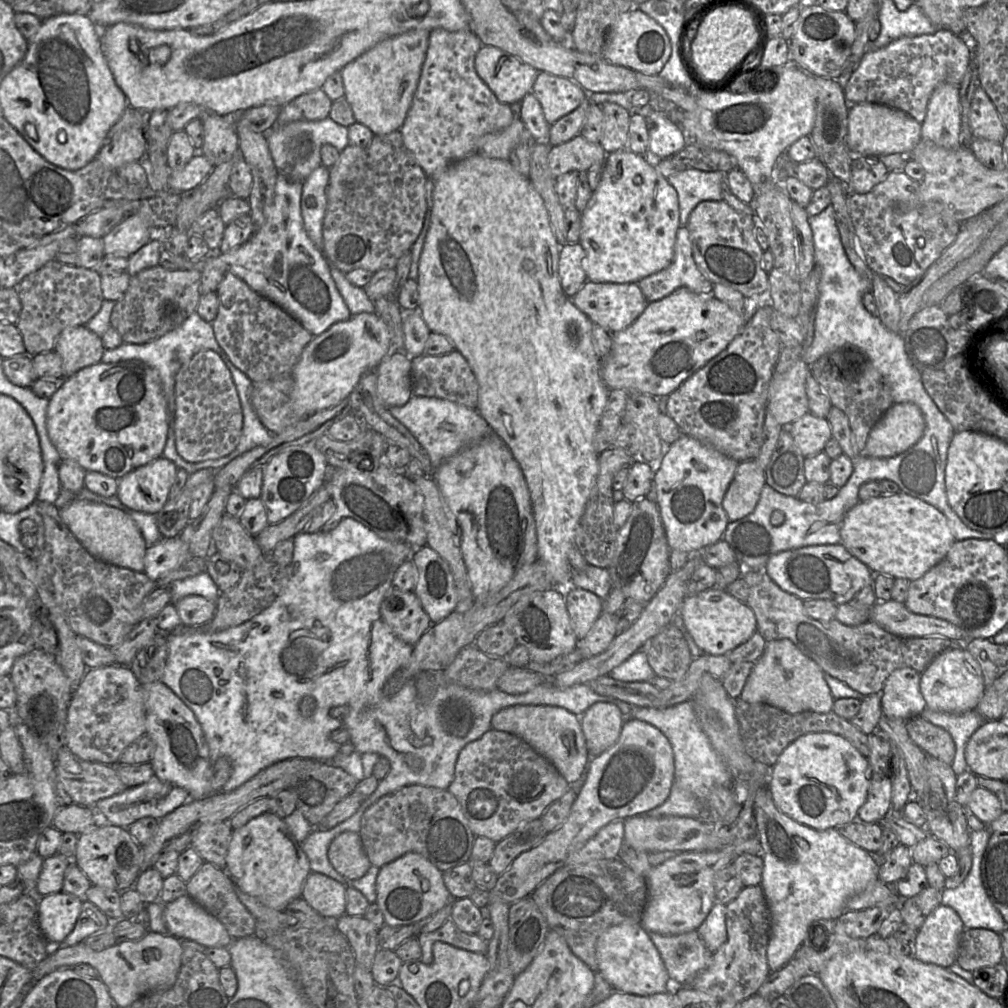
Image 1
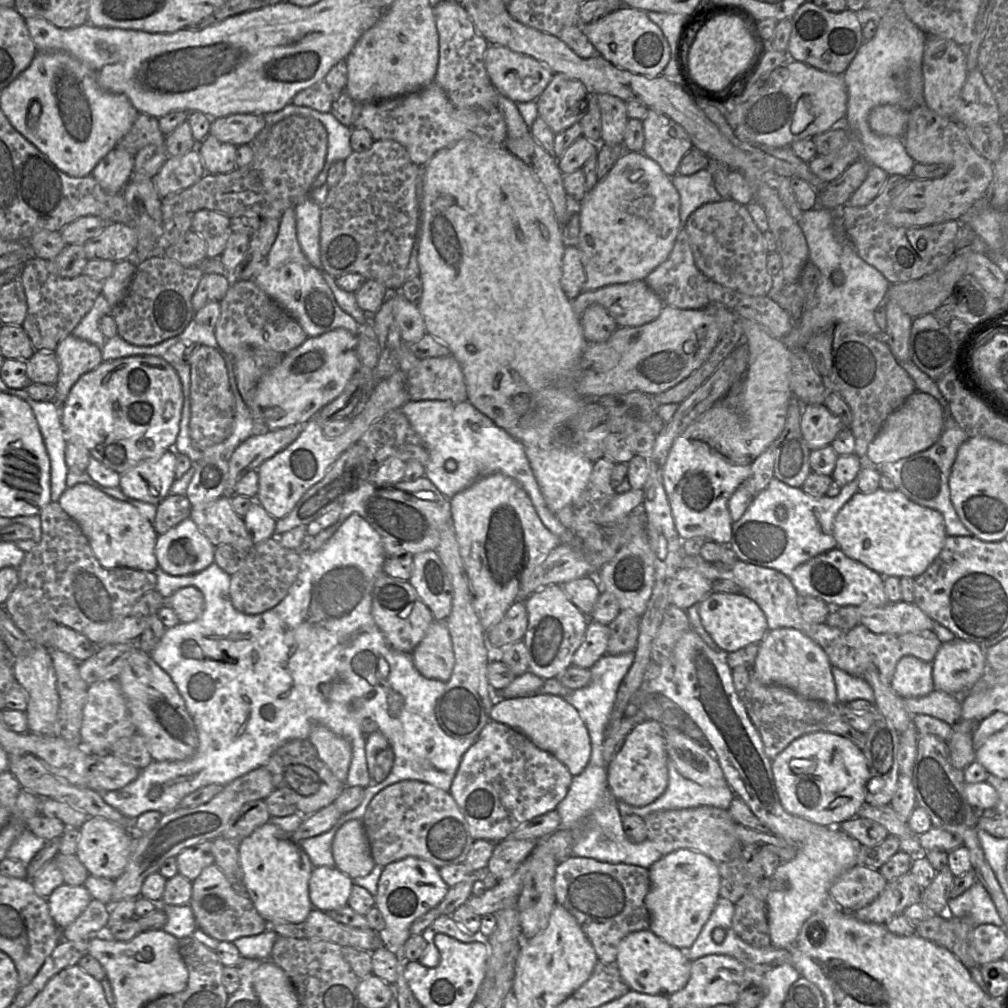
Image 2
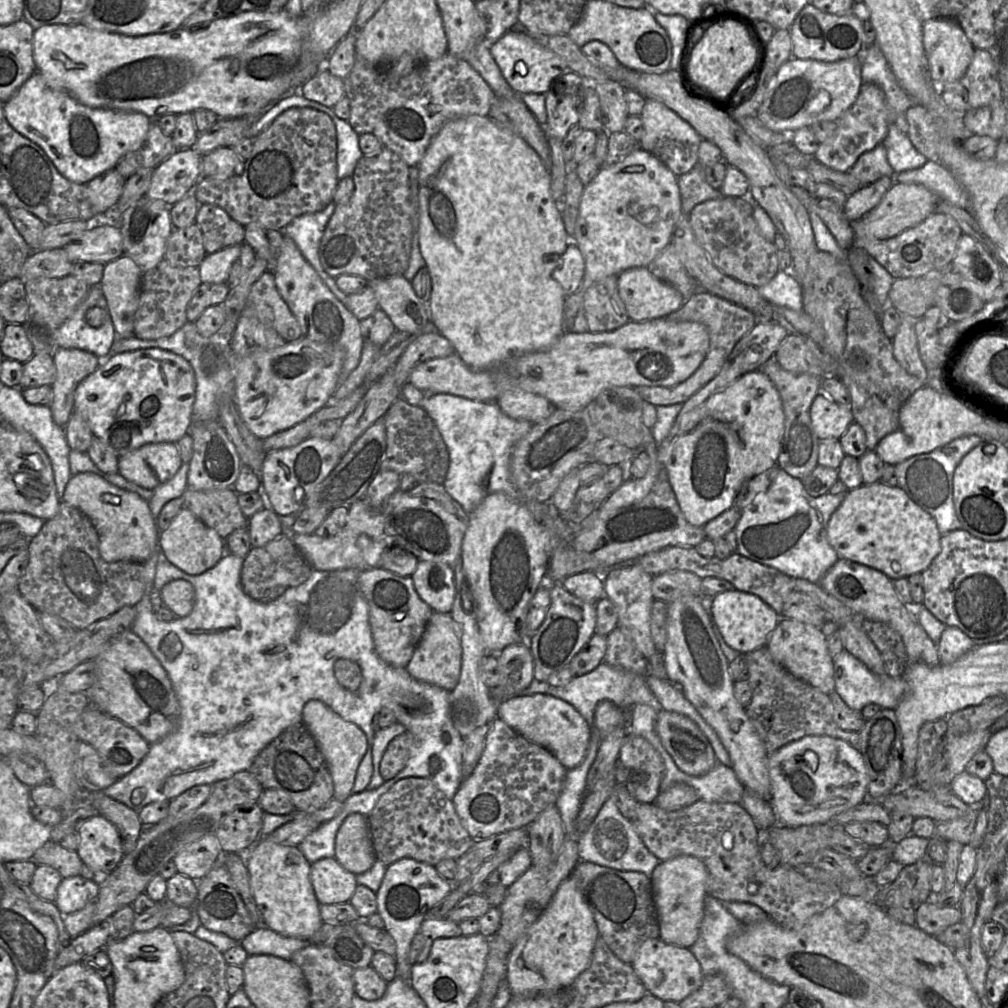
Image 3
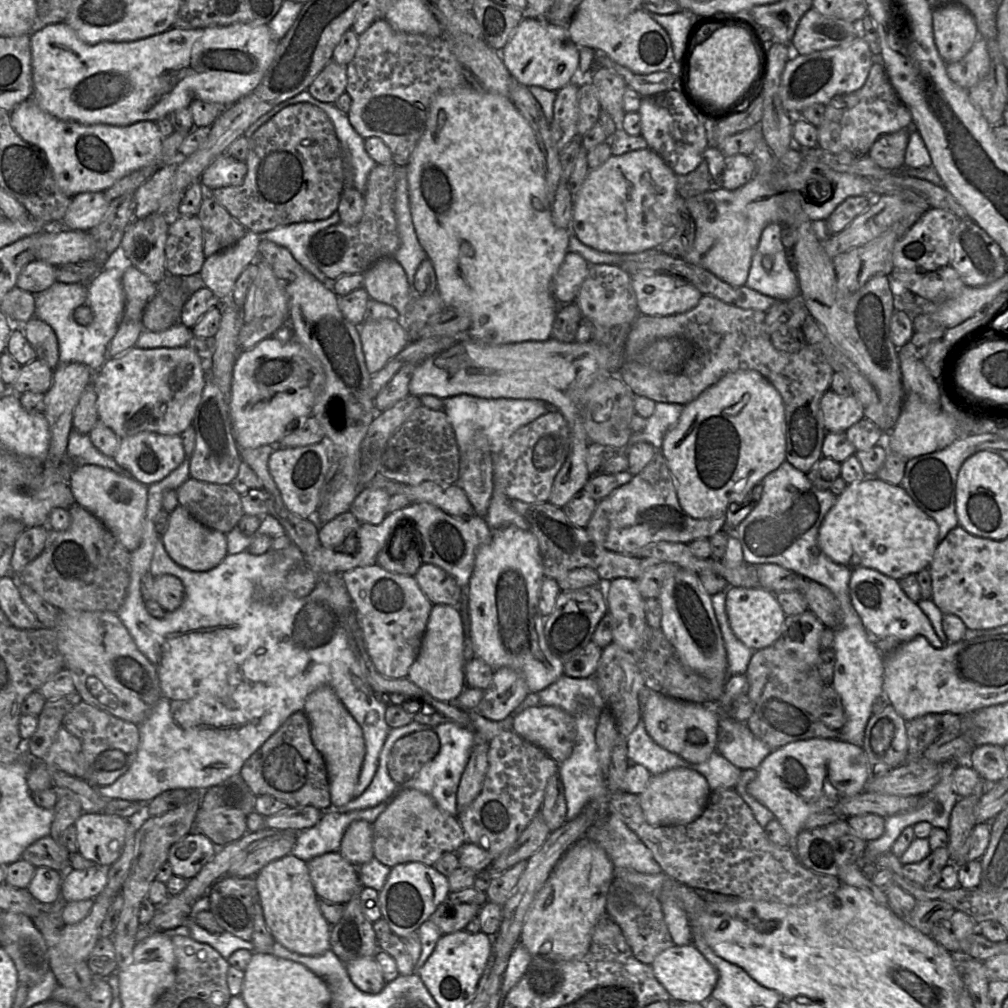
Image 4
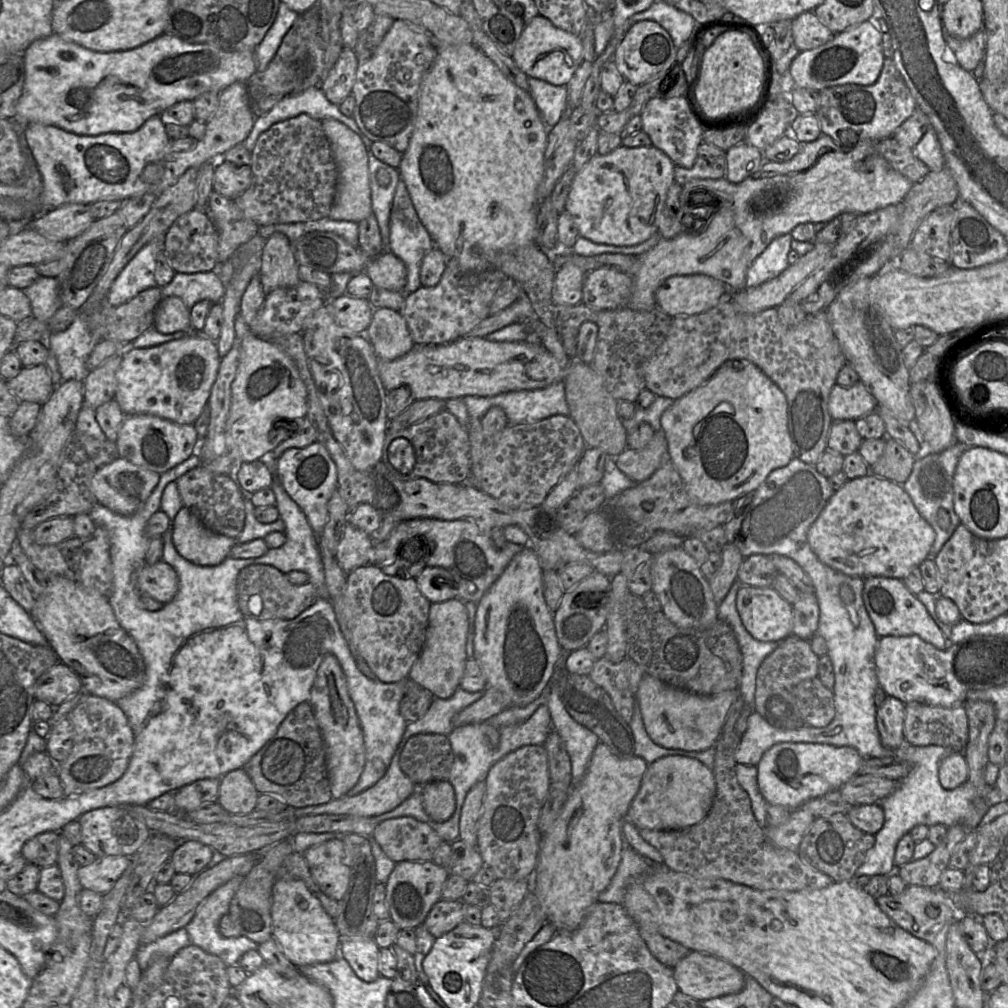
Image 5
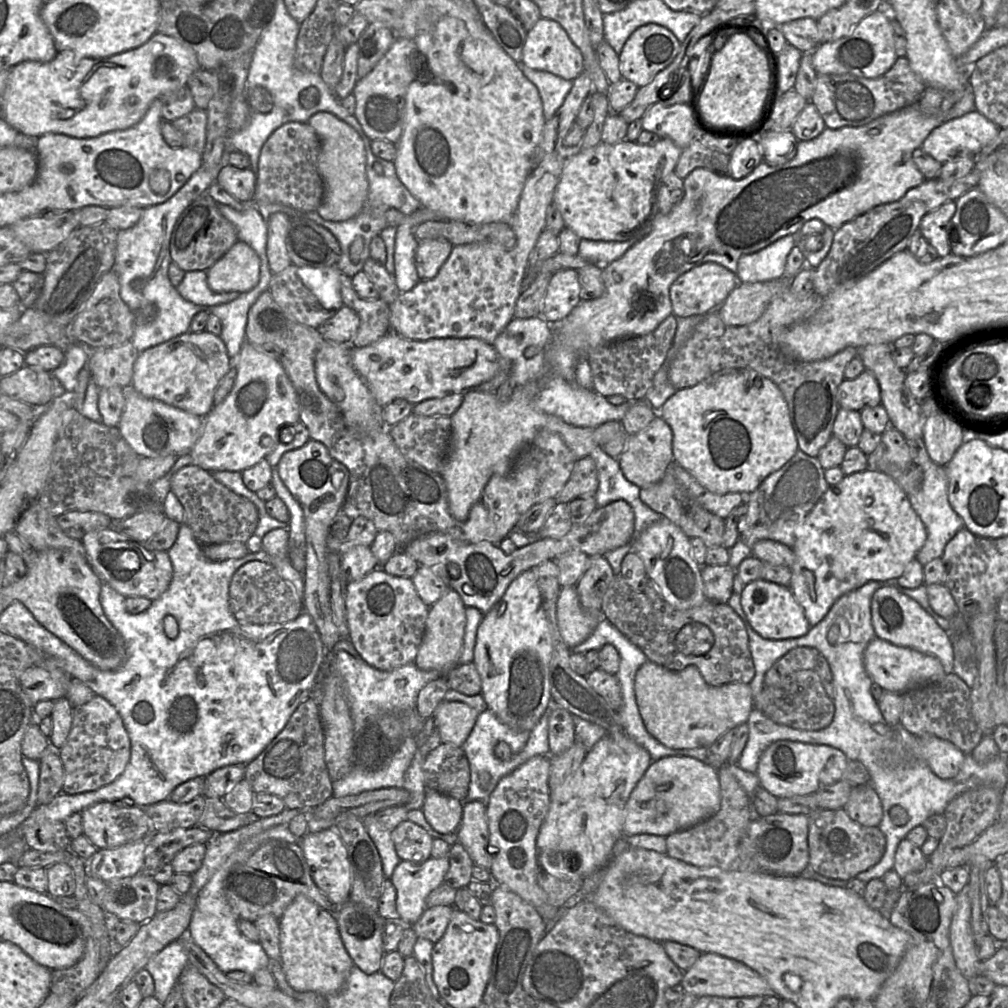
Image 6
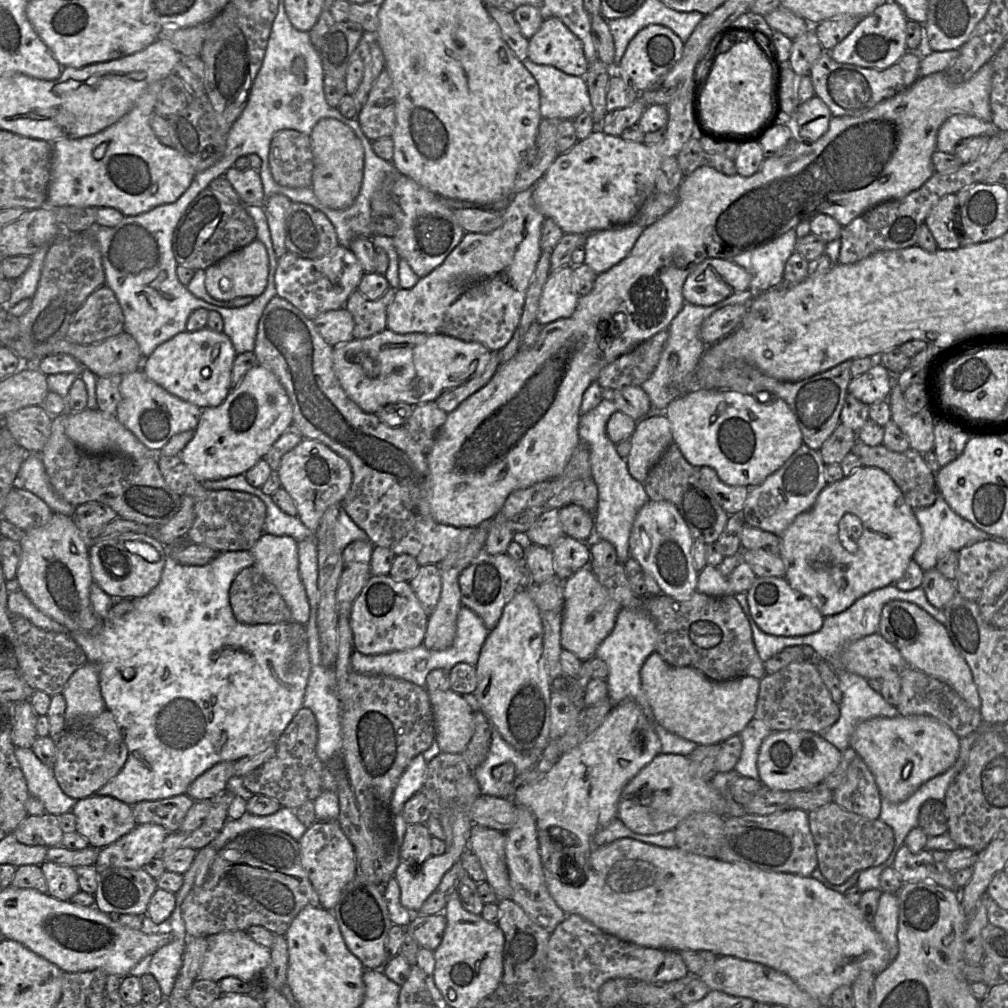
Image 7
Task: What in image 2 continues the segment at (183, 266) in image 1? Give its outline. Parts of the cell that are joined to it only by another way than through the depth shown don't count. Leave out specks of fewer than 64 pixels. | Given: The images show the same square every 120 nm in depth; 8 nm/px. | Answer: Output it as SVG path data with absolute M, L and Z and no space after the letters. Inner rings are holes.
M290 207L283 213L265 266L253 281L300 324L308 337L320 336L338 328L344 328L358 336L359 324L339 307L322 271L315 268L301 250L296 232L295 207Z

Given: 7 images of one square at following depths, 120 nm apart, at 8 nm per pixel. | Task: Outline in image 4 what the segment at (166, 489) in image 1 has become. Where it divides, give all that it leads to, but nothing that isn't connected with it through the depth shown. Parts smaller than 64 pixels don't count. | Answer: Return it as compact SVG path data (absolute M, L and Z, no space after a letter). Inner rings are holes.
M143 431L120 440L114 455L115 462L145 485L158 482L176 469L185 459L185 451L180 435L163 435Z

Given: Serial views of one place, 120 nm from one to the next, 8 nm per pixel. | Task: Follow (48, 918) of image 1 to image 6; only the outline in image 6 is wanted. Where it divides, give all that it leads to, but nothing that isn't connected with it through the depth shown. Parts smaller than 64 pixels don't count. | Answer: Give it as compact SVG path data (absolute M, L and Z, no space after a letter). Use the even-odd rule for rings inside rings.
M147 839L121 845L117 848L97 849L87 861L87 875L108 882L137 874L144 864Z

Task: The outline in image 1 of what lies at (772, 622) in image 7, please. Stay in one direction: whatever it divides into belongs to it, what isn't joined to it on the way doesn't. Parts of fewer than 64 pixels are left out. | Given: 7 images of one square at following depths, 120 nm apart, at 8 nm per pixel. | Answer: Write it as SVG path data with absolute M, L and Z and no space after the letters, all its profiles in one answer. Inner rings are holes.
M719 586L687 596L679 613L687 631L704 654L728 654L757 631L753 610Z

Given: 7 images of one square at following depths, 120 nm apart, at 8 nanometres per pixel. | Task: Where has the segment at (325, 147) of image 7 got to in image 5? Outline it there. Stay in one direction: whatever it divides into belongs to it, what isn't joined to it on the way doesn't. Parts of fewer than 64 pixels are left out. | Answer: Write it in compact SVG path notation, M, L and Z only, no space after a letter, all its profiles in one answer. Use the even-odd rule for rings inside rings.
M332 118L322 121L324 132L330 141L338 168L338 181L334 203L329 213L331 220L359 223L373 214L368 169L368 153L362 139L345 124Z

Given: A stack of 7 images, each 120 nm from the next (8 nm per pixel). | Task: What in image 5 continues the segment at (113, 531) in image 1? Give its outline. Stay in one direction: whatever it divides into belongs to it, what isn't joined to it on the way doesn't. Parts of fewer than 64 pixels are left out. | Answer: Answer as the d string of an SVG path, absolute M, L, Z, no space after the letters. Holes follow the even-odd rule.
M119 458L100 468L90 481L96 502L120 515L132 515L146 502L160 480L160 474Z

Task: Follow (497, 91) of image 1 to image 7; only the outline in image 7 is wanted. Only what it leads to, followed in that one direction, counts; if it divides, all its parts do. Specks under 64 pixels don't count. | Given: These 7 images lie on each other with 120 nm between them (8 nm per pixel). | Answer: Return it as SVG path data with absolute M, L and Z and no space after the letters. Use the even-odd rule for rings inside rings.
M557 18L543 20L538 31L529 39L527 59L576 77L585 77L589 67L581 41Z

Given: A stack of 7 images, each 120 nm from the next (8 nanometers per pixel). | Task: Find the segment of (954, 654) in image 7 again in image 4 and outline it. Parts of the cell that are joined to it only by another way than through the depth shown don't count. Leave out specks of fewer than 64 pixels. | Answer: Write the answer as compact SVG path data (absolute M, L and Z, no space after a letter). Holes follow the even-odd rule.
M871 568L852 569L849 592L853 607L872 638L894 638L899 643L908 642L917 636L925 637L935 649L946 645L936 634L929 618L902 590L899 581Z

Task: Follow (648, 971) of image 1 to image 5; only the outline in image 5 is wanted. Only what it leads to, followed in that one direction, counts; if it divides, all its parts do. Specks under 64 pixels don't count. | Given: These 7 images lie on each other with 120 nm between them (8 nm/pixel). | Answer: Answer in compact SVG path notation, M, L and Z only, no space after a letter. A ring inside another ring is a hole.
M690 951L674 967L679 991L699 1002L740 992L745 974L732 964L712 955Z

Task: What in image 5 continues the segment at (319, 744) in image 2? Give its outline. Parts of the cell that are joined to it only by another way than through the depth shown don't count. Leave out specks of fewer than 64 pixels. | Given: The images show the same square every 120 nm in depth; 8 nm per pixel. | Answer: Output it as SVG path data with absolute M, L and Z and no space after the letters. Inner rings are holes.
M326 654L310 691L310 704L321 731L330 791L334 799L345 796L358 782L365 765L364 737L354 704L349 696L346 677L332 654Z

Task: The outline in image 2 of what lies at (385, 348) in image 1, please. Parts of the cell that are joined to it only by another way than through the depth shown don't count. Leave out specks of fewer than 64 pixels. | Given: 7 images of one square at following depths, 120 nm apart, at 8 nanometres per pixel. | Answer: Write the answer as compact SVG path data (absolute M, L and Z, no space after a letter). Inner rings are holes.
M338 328L308 337L299 347L285 354L275 368L264 374L245 403L255 423L253 435L308 422L336 399L359 369L358 336Z

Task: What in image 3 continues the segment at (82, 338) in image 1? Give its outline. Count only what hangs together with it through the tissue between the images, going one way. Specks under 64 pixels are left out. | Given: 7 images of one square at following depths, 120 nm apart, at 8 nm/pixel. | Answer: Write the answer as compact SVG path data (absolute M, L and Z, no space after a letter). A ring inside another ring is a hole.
M55 347L53 360L56 377L51 384L50 409L55 423L65 428L73 412L75 390L84 378L96 370L100 358L81 349Z

